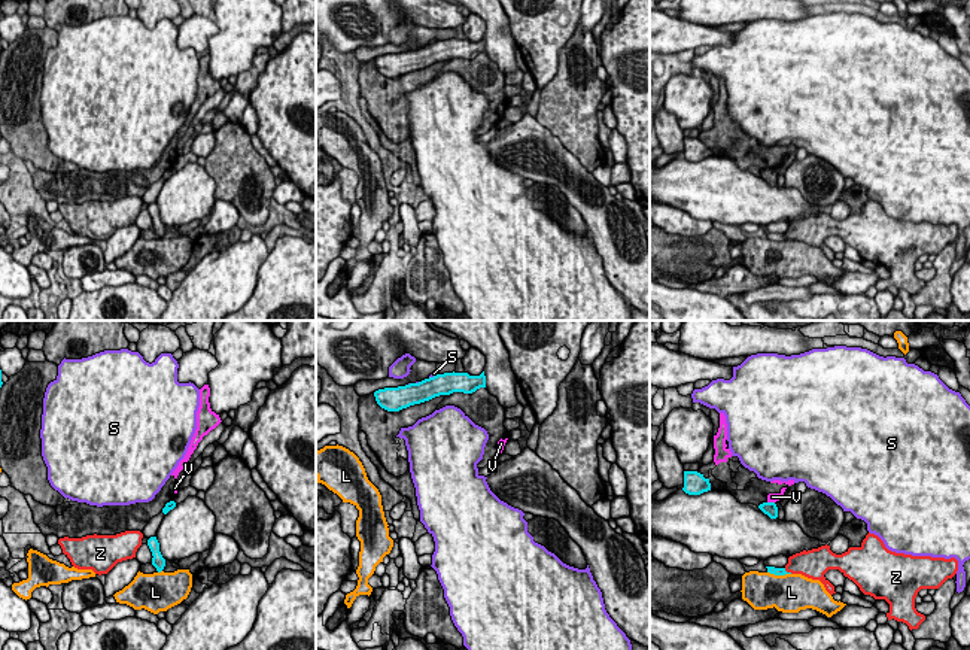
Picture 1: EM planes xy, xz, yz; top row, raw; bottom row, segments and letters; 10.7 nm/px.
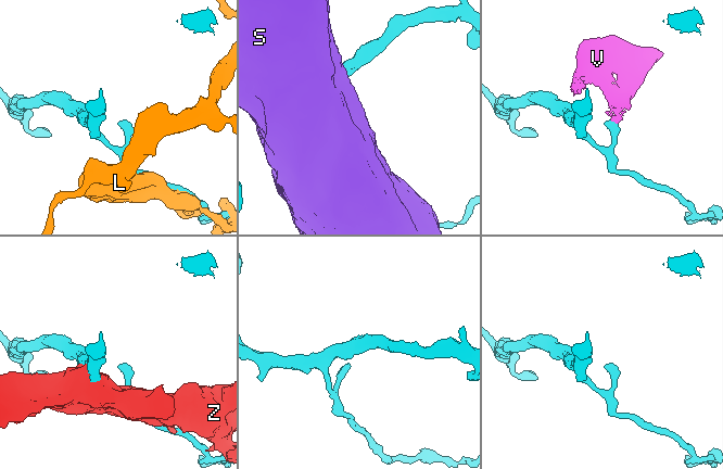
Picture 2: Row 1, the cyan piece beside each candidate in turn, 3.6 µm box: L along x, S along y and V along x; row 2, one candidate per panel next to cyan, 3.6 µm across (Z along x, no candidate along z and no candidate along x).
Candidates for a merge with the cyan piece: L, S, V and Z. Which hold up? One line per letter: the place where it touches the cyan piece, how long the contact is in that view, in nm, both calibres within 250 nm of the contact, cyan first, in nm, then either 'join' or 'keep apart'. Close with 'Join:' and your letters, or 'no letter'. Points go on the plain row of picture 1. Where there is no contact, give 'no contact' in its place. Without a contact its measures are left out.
L: yz (780, 240) | 260 nm | 100/420 nm | keep apart
S: xz (434, 42) | 100 nm | 240/30 nm | keep apart
V: yz (771, 169) | 80 nm | 140/100 nm | keep apart
Z: yz (788, 239) | 110 nm | 100/280 nm | keep apart
Join: no letter

